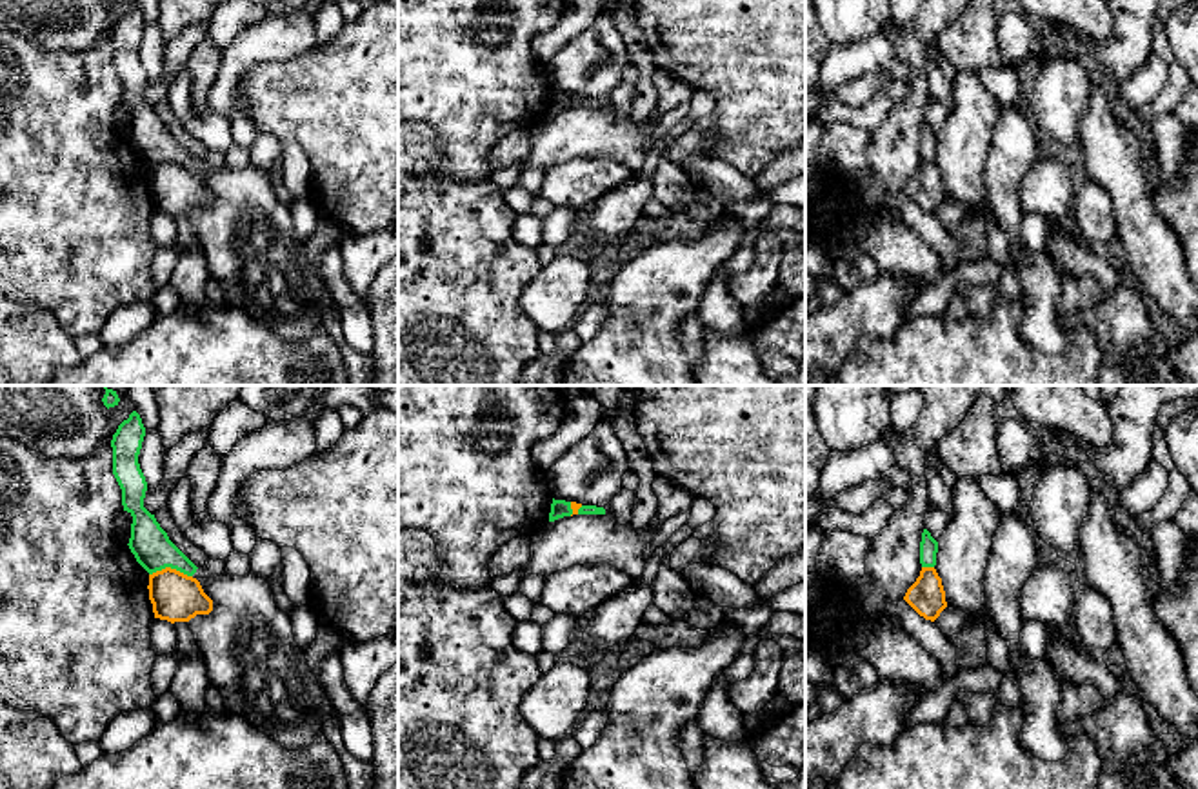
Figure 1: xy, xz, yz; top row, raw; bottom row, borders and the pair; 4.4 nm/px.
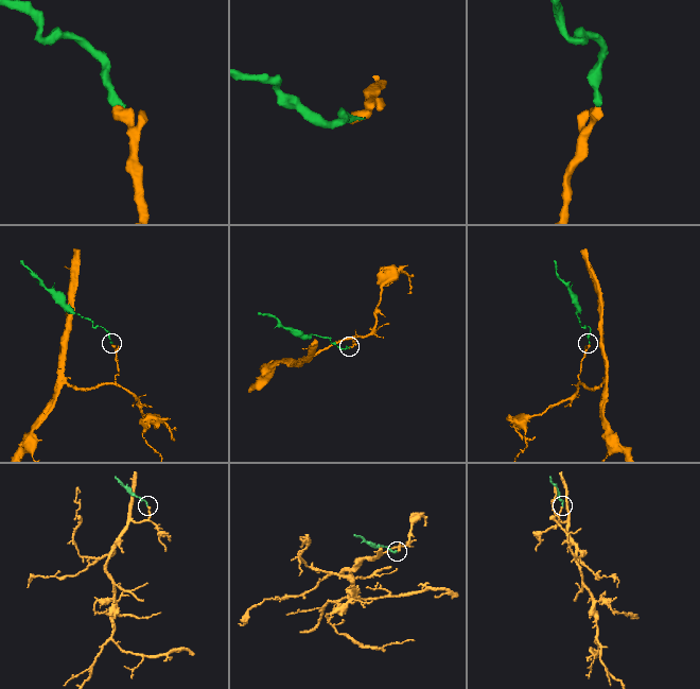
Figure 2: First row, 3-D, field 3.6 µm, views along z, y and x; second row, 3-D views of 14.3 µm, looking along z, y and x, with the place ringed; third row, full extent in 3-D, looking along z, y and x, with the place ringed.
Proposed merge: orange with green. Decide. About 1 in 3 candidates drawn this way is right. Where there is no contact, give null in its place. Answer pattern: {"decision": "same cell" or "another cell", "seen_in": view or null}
{"decision": "another cell", "seen_in": "xy"}

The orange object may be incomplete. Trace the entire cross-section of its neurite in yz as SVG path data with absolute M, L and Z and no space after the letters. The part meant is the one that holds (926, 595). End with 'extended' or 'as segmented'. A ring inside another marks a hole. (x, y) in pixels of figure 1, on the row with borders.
M922 567L916 582L907 589L903 600L925 620L934 622L947 607L942 578L934 567Z | as segmented

